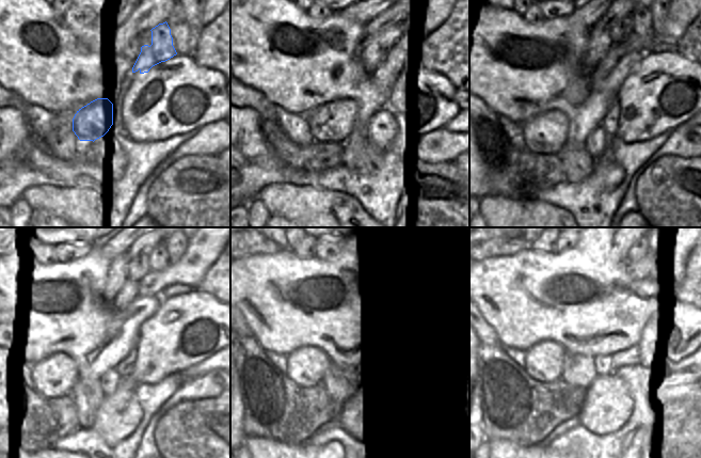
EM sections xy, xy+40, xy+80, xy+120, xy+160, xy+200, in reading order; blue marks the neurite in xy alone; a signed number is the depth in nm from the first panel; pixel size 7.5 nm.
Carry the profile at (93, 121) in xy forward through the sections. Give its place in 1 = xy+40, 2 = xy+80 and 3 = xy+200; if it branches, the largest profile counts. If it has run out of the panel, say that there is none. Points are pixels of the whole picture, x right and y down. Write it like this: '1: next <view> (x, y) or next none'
1: next xy+40 (332, 123)
2: next xy+80 (545, 132)
3: next xy+200 (543, 363)

